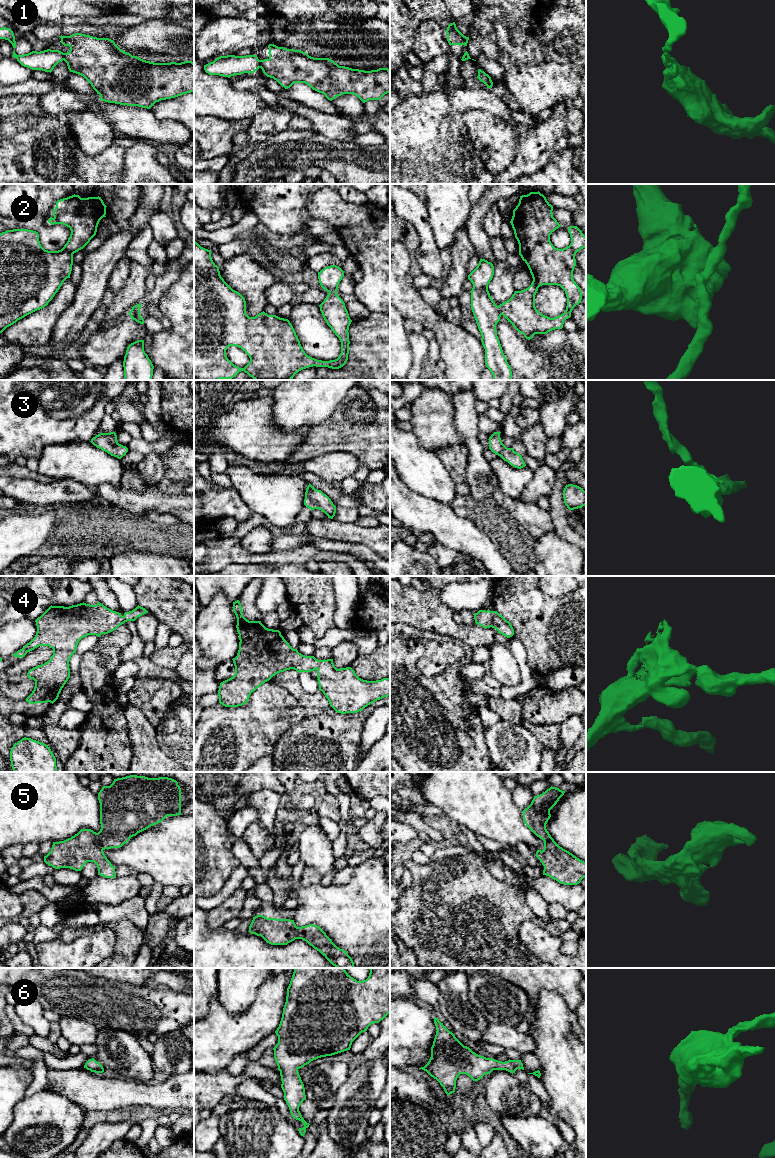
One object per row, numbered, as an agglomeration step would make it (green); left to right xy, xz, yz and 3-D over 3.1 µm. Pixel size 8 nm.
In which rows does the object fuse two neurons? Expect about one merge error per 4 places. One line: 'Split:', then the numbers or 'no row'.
Split: 1, 2

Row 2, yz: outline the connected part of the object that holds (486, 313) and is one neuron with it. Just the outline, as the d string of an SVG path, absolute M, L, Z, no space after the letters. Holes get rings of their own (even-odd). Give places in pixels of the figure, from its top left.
M480 259L477 267L468 275L472 282L471 309L481 333L481 342L485 349L485 364L493 375L493 380L512 380L511 367L503 353L496 325L501 313L488 291L488 284L494 275L494 266Z

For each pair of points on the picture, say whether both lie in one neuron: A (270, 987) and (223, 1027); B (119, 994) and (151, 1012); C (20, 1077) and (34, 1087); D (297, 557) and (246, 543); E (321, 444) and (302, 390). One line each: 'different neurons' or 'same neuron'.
A: same neuron
B: same neuron
C: different neurons
D: different neurons
E: different neurons

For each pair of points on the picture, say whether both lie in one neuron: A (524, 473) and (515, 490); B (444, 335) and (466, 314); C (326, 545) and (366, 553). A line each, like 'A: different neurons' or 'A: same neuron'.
A: same neuron
B: different neurons
C: same neuron

